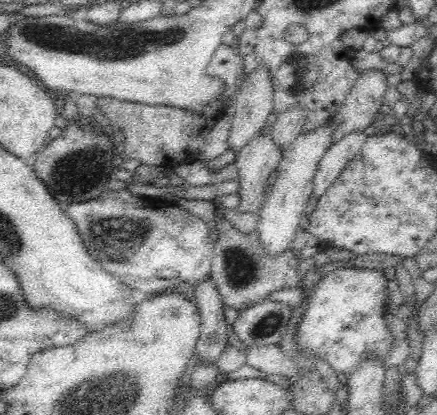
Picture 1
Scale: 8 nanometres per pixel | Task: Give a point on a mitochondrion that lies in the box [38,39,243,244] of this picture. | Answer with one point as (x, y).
(71, 176)

